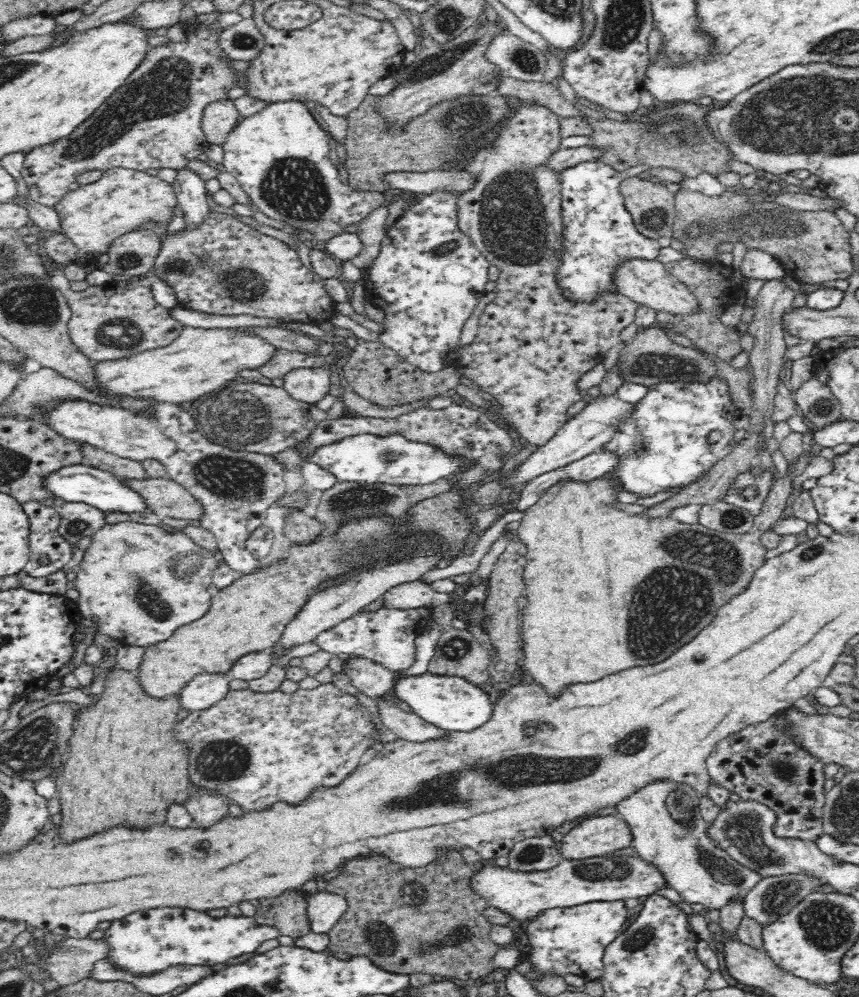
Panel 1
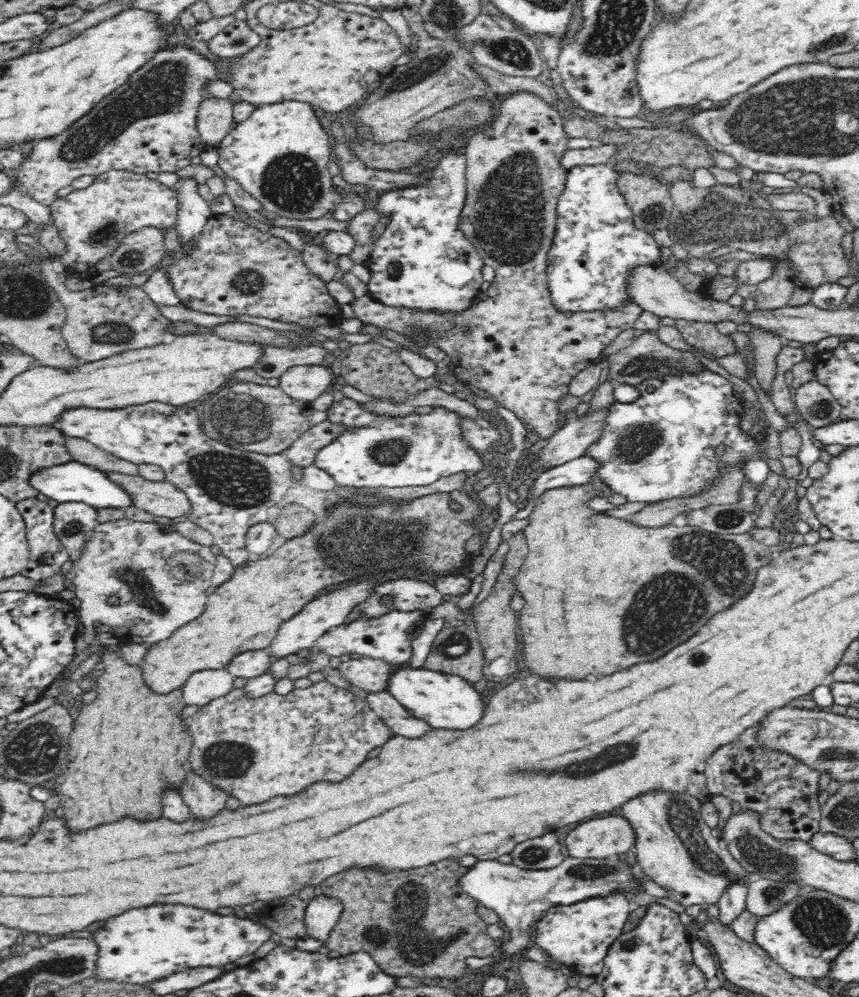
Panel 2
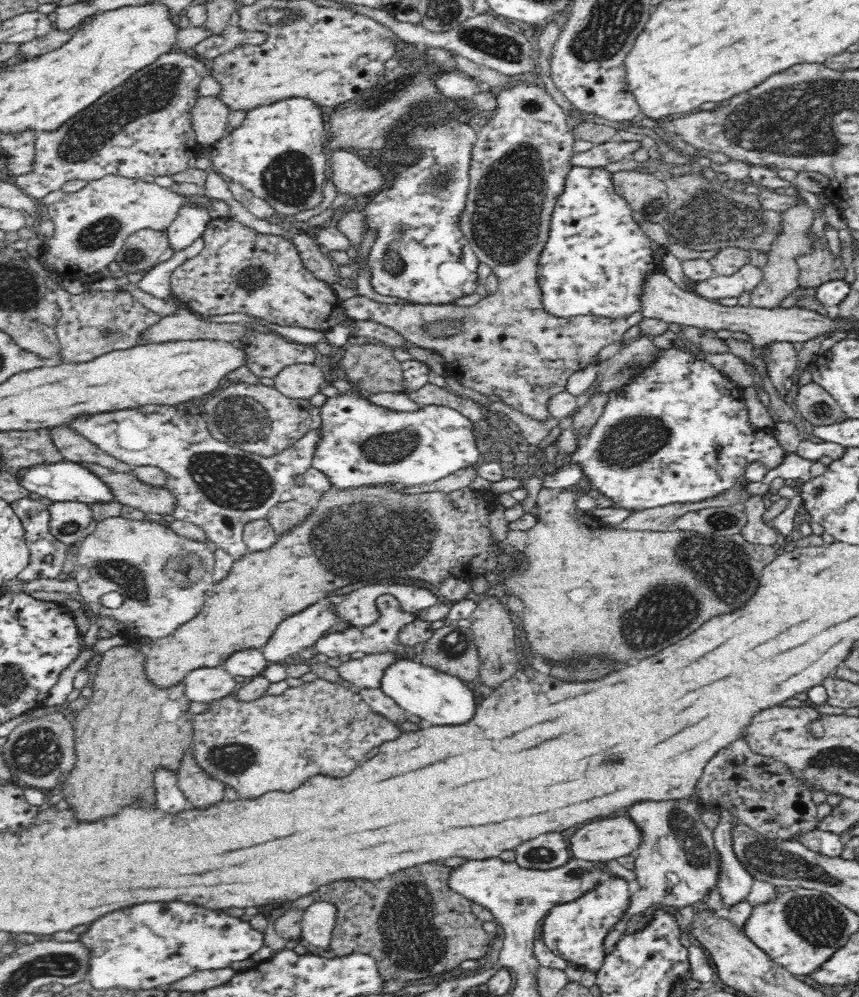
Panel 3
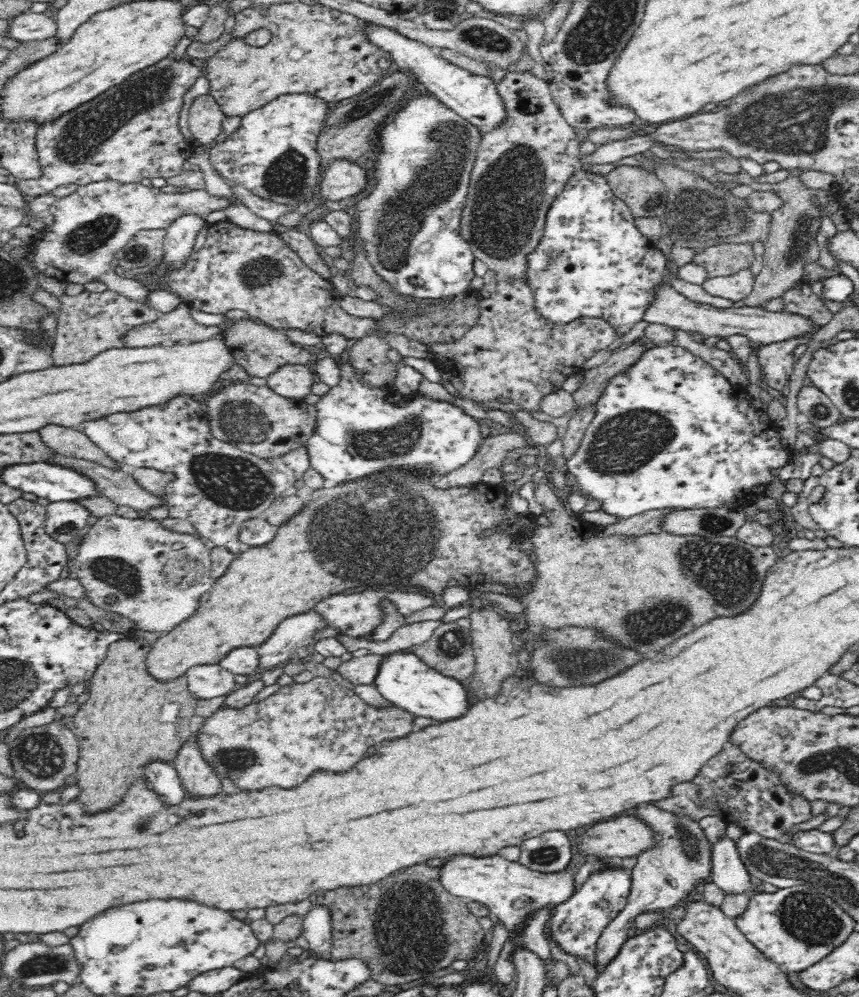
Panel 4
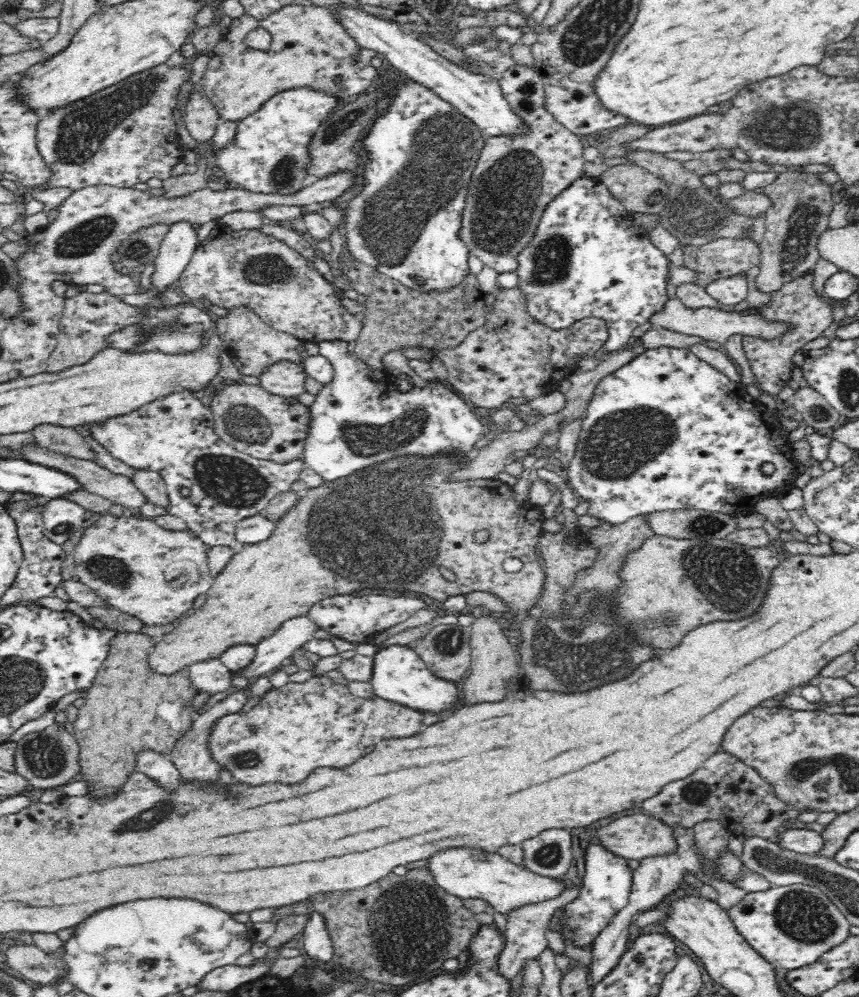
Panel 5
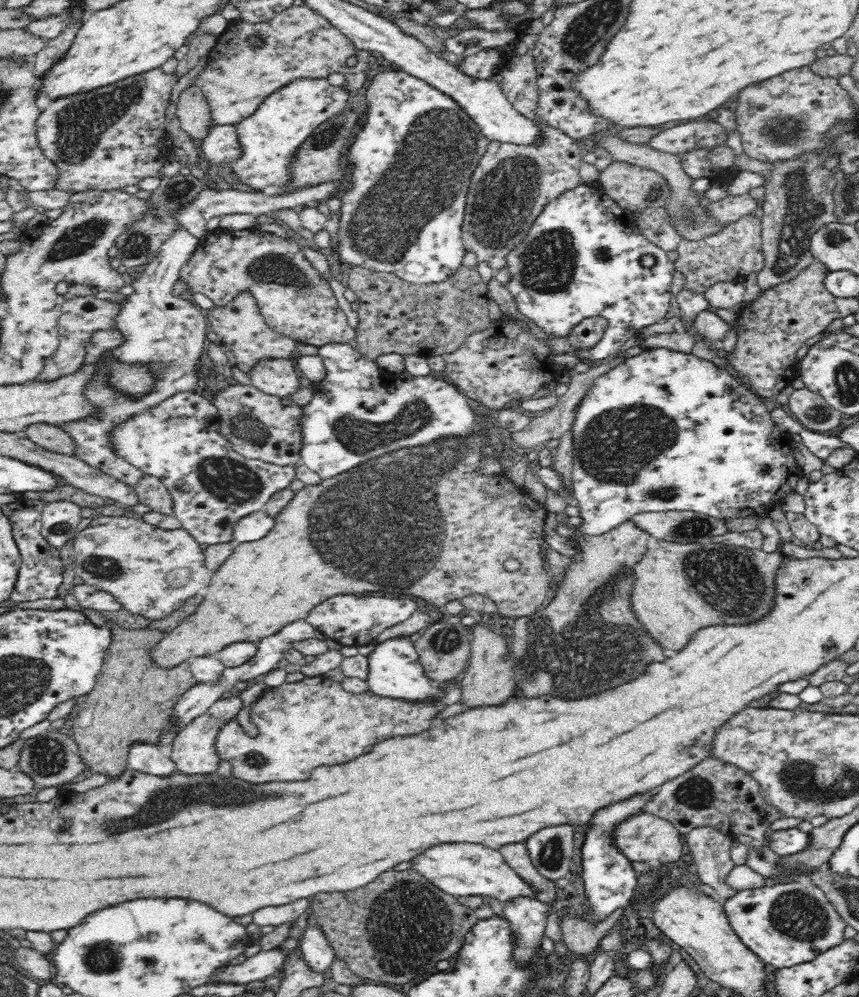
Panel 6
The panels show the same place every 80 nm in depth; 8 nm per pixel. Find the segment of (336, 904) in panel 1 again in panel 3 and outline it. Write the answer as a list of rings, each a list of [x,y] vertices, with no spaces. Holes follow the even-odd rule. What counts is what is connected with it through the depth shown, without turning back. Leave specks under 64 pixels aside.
[[[316,898],[303,914],[302,941],[318,948],[328,948],[332,931],[336,926],[337,914],[338,905],[336,903]]]

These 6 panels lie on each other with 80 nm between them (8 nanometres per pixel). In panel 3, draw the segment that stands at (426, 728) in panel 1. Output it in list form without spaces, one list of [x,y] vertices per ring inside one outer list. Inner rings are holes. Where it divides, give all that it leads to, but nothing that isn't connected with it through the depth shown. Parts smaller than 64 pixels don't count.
[[[362,688],[359,691],[359,695],[370,705],[370,708],[376,714],[383,716],[386,720],[395,724],[402,733],[418,732],[418,730],[424,727],[424,725],[416,724],[416,722],[410,722],[406,718],[404,709],[392,697],[386,695],[381,688]]]

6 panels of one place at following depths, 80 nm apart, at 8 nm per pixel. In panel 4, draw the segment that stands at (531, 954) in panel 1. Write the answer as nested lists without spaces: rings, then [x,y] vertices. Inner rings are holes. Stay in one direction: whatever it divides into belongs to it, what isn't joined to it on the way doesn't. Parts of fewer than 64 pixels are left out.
[[[610,861],[608,868],[602,868],[590,874],[586,883],[570,900],[552,908],[552,914],[547,922],[550,928],[550,940],[560,946],[562,952],[576,959],[583,959],[592,967],[599,966],[599,938],[604,929],[620,914],[627,905],[631,892],[631,875],[620,867],[619,861]]]

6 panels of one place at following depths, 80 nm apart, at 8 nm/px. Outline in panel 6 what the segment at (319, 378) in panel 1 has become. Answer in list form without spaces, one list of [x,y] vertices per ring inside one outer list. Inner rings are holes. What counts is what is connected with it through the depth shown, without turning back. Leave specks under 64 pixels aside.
[[[275,359],[260,361],[257,368],[249,374],[252,386],[262,392],[286,398],[300,390],[300,376],[295,360]]]

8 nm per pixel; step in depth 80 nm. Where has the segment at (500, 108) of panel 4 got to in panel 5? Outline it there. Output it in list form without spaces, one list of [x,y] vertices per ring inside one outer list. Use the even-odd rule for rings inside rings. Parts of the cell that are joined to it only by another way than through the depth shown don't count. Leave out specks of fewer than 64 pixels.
[[[353,8],[332,11],[340,17],[348,33],[352,34],[360,45],[384,54],[389,64],[398,68],[405,79],[431,90],[462,116],[468,117],[468,120],[480,129],[484,140],[492,136],[514,136],[514,133],[525,131],[525,126],[512,112],[508,101],[504,98],[498,80],[482,73],[474,74],[457,66],[446,57],[439,55],[430,44],[415,35],[402,32],[393,22]]]

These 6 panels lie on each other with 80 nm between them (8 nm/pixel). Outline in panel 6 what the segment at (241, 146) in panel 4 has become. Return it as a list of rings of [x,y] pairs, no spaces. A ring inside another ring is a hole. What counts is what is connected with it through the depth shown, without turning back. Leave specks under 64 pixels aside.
[[[327,79],[292,82],[265,98],[254,114],[240,121],[237,128],[239,152],[232,162],[224,164],[233,176],[253,191],[275,195],[291,190],[292,168],[300,146],[328,118],[346,108],[349,93],[342,86],[333,86]]]

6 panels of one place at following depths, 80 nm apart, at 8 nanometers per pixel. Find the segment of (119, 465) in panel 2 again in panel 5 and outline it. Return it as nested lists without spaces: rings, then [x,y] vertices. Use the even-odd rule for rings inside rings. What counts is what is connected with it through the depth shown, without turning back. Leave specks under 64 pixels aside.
[[[40,424],[31,431],[40,447],[74,458],[96,460],[96,451],[86,441],[86,437],[76,429],[54,424]]]

